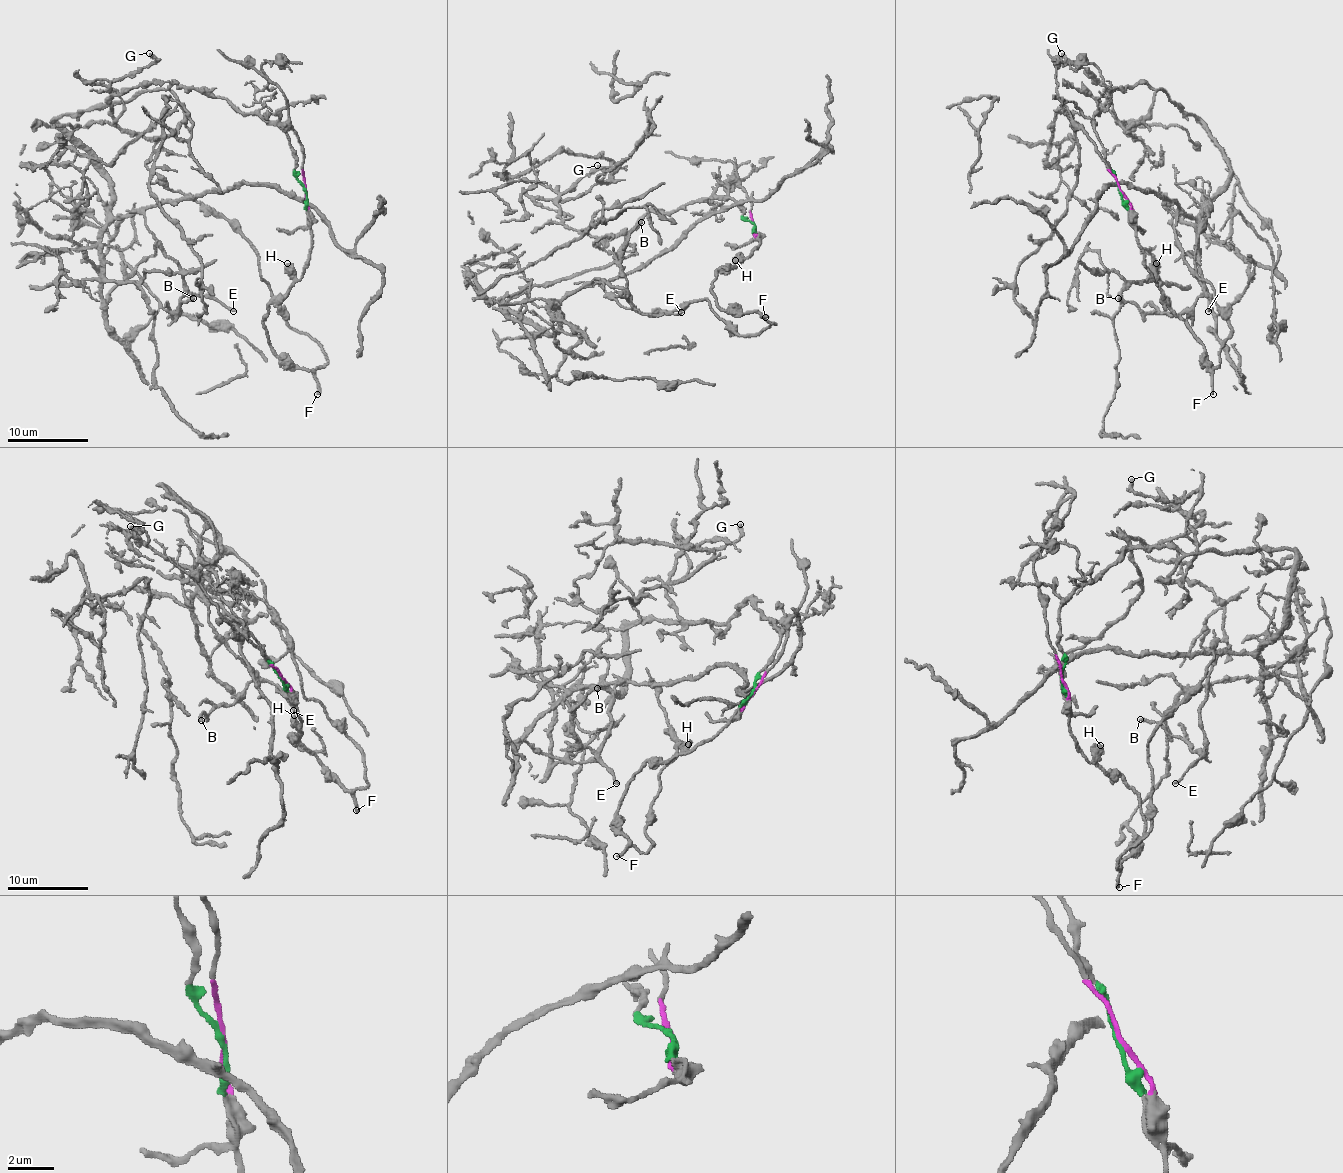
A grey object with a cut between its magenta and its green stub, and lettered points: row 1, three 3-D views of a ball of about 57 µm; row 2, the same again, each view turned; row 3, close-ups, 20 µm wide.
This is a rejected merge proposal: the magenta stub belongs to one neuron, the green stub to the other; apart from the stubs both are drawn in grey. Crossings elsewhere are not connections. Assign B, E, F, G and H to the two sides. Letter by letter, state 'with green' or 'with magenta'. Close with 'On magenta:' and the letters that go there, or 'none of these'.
B: with green
E: with green
F: with magenta
G: with green
H: with magenta
On magenta: F, H

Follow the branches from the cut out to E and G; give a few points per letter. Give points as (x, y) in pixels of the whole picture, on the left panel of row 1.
E: (306, 188), (282, 130), (197, 89), (58, 119), (110, 212), (139, 212), (183, 283), (234, 311)
G: (306, 188), (282, 130), (175, 83), (175, 130), (125, 132), (122, 99), (92, 81), (137, 73), (149, 53)

